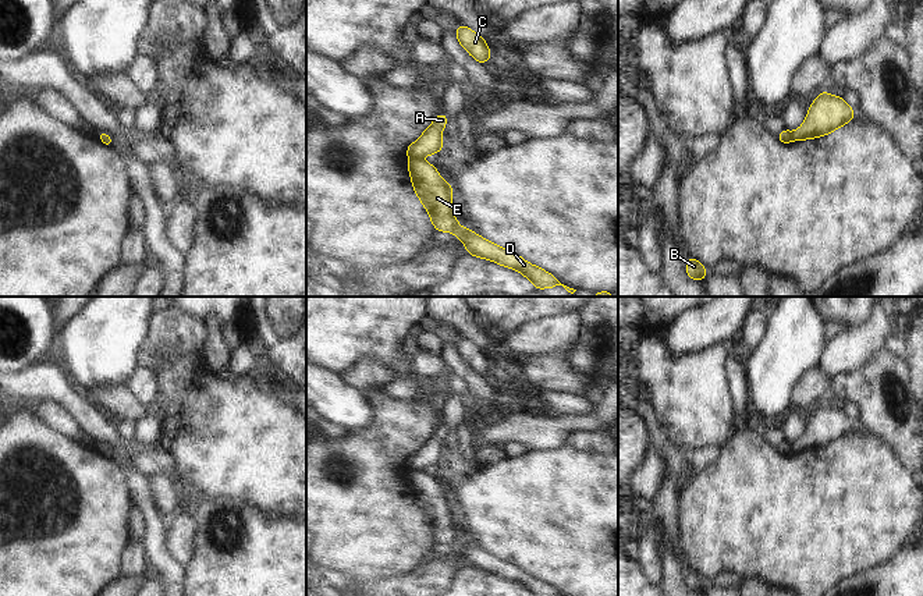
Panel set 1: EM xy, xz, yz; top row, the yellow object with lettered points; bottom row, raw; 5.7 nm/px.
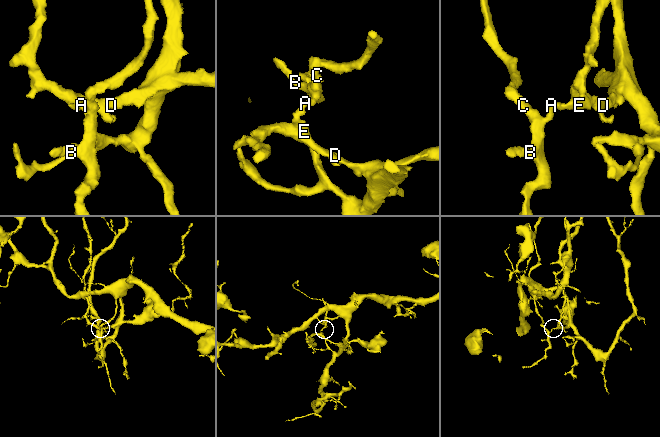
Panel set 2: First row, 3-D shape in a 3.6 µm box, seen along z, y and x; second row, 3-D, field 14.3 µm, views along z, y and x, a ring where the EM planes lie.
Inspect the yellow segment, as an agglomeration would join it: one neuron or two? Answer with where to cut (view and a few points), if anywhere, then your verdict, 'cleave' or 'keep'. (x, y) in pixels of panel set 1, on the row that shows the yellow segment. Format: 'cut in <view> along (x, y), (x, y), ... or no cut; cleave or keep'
cut in xz along (419, 158), (409, 160); cleave

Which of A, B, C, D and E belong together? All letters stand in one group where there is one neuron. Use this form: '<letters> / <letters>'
A B C / D E

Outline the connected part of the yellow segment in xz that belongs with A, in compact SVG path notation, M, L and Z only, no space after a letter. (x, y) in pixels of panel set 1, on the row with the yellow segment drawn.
M441 113L434 118L432 125L420 135L420 138L407 148L408 159L416 160L425 155L441 152L443 138L441 131L447 124L447 116Z

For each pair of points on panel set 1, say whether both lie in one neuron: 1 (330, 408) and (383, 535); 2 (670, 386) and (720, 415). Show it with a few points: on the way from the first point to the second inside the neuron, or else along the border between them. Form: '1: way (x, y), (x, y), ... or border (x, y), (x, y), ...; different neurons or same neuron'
1: border (368, 403), (372, 421), (359, 429), (348, 430); different neurons
2: way (682, 398), (700, 412), (707, 414); same neuron

